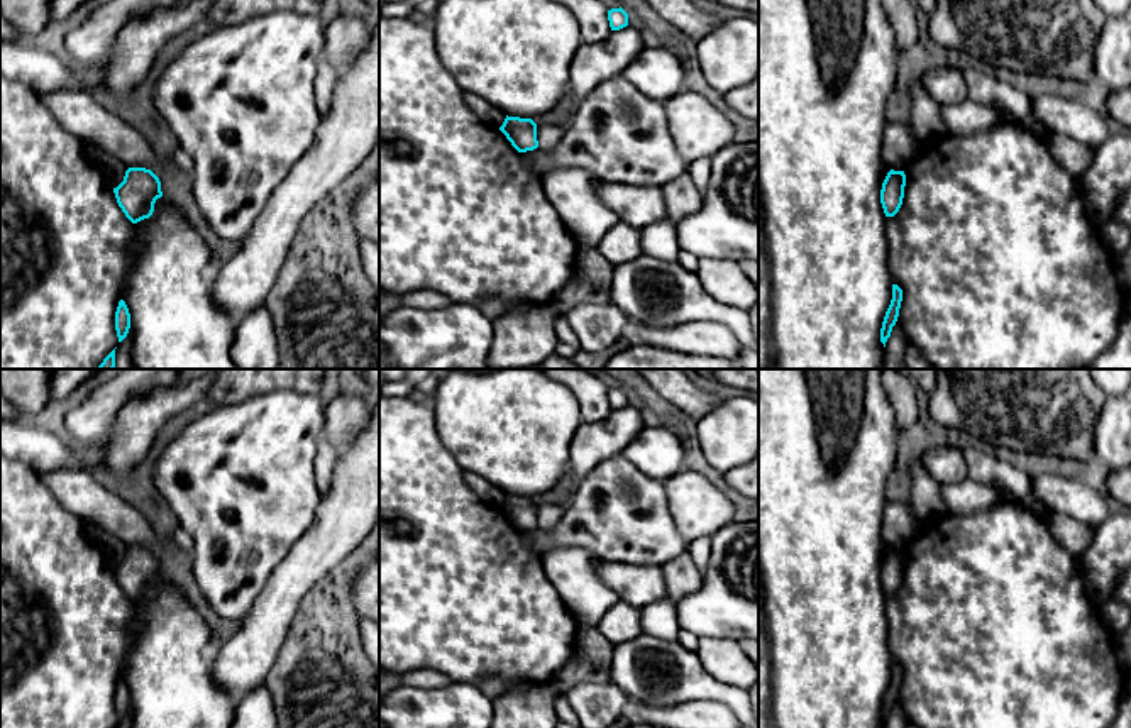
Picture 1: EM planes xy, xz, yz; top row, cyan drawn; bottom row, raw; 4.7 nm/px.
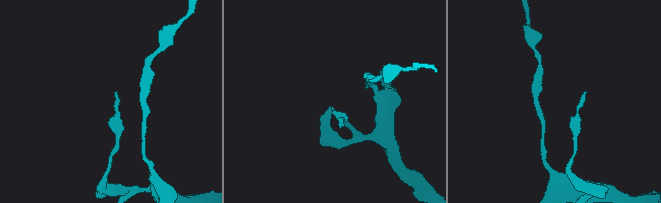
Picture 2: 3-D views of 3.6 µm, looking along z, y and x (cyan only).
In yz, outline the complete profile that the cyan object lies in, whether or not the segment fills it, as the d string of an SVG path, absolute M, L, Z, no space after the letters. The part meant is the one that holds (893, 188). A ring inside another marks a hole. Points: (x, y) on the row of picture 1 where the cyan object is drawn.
M891 169L882 183L880 203L885 217L894 217L904 198L906 174L904 171Z

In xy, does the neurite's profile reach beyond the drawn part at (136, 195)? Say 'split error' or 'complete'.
complete

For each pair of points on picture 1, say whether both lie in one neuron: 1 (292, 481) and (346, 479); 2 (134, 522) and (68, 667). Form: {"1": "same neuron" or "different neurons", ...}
{"1": "different neurons", "2": "different neurons"}

